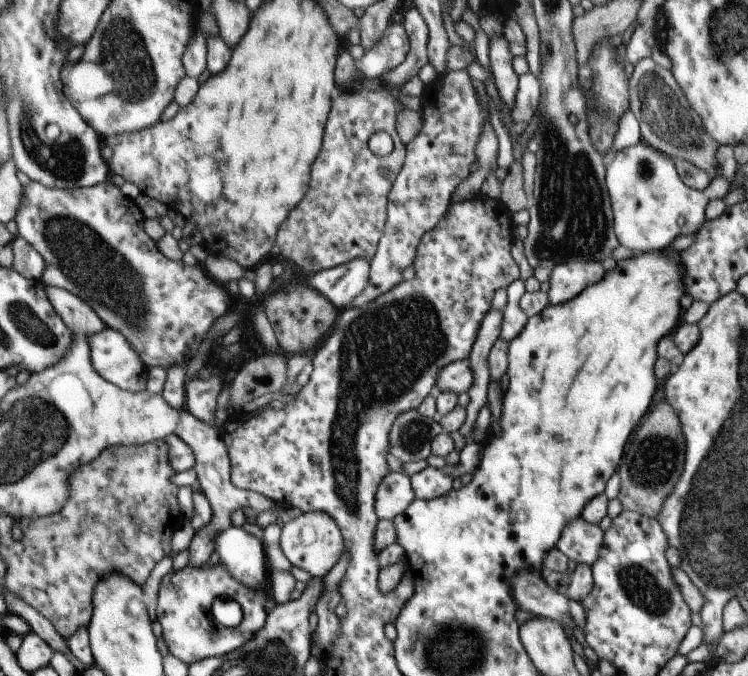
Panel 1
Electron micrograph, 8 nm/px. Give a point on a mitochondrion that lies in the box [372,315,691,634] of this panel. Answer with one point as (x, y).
(653, 463)

